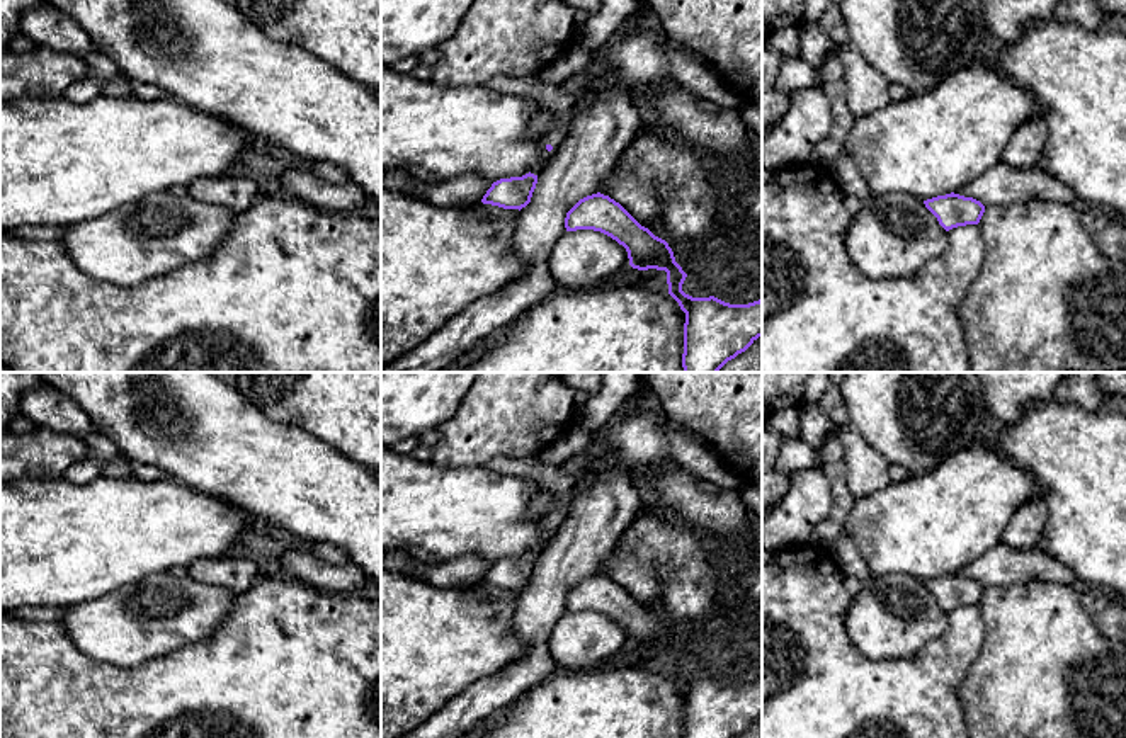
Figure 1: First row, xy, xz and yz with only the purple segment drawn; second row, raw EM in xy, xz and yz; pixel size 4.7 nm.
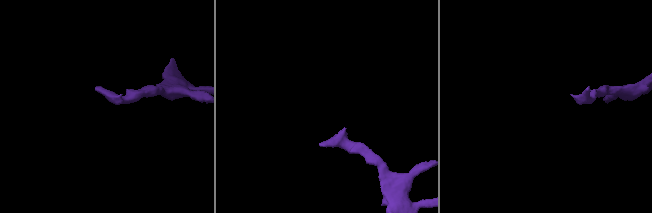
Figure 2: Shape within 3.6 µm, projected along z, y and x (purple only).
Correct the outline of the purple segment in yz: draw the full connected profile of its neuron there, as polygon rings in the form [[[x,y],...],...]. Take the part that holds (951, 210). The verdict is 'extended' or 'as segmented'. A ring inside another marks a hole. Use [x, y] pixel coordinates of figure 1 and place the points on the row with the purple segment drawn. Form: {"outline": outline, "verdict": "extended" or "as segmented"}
{"outline": [[[954,192],[927,199],[924,204],[946,231],[978,224],[985,213],[985,206],[980,201]]], "verdict": "as segmented"}

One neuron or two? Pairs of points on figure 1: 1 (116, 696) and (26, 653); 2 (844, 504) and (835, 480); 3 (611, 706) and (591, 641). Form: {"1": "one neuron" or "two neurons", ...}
{"1": "one neuron", "2": "one neuron", "3": "two neurons"}

